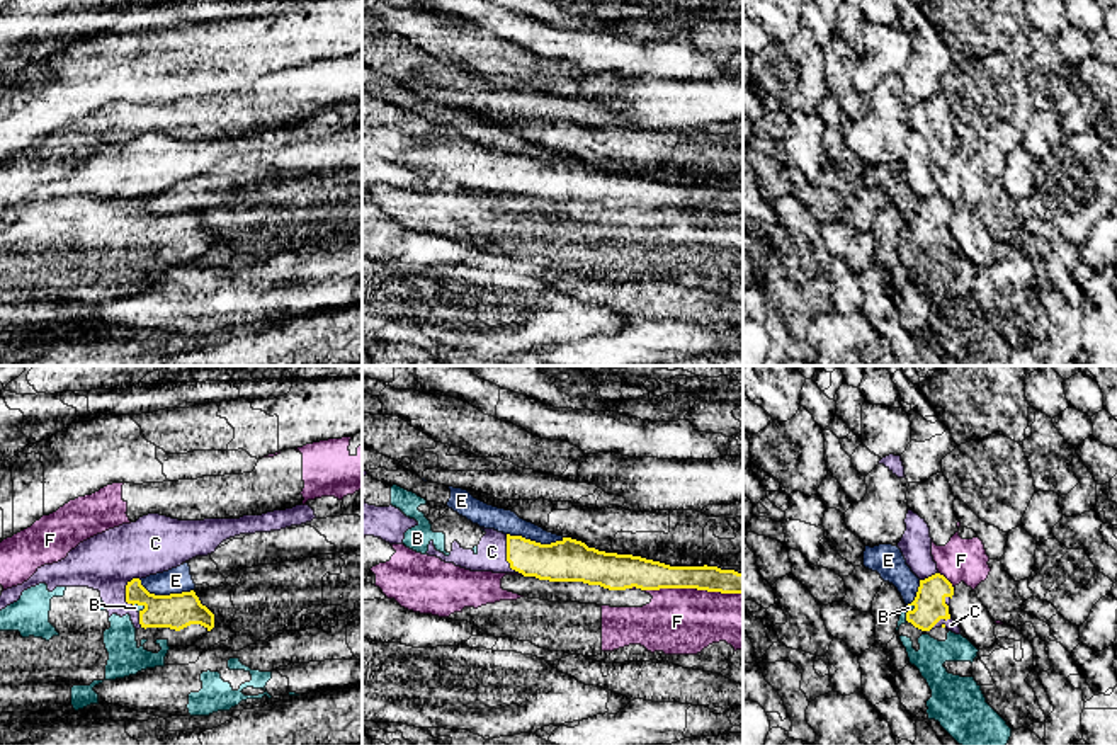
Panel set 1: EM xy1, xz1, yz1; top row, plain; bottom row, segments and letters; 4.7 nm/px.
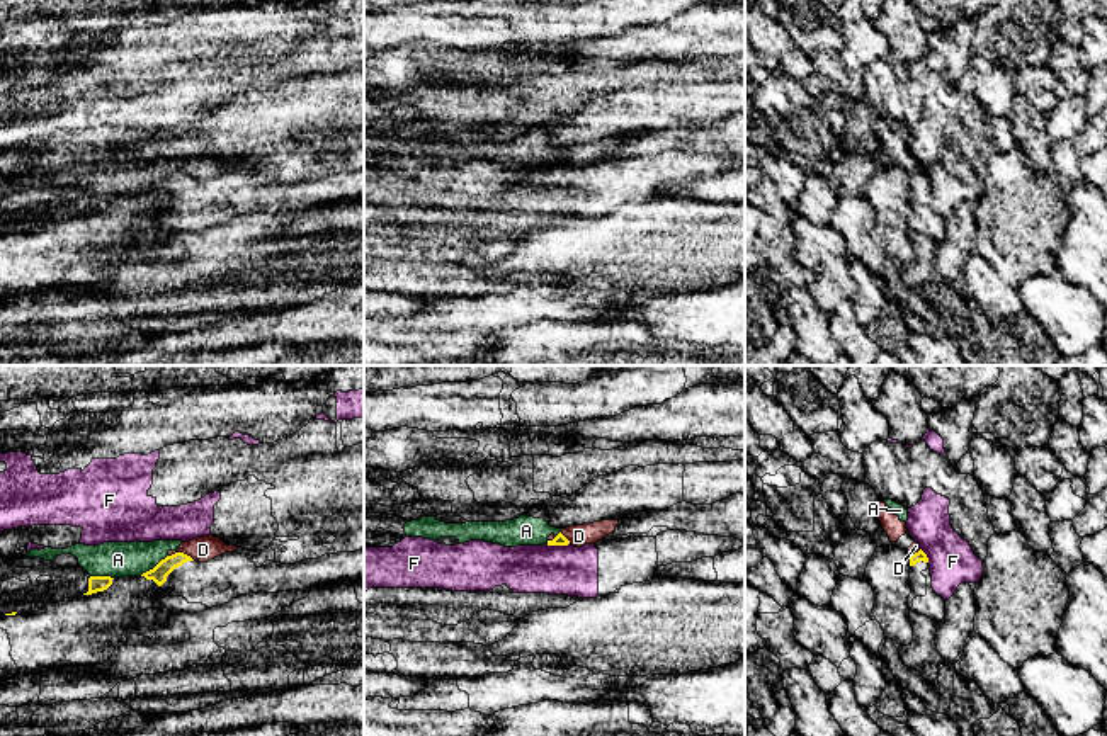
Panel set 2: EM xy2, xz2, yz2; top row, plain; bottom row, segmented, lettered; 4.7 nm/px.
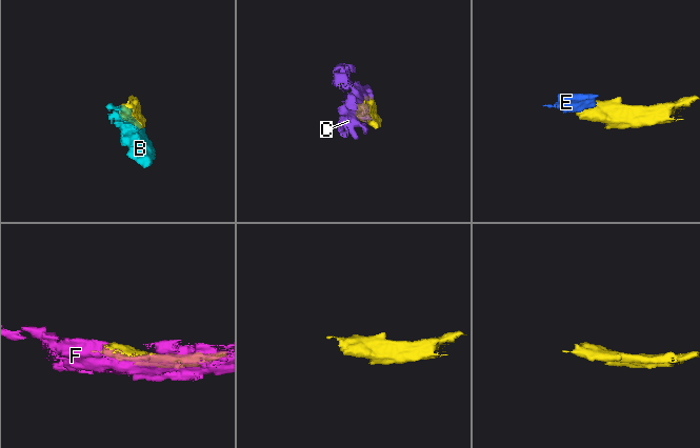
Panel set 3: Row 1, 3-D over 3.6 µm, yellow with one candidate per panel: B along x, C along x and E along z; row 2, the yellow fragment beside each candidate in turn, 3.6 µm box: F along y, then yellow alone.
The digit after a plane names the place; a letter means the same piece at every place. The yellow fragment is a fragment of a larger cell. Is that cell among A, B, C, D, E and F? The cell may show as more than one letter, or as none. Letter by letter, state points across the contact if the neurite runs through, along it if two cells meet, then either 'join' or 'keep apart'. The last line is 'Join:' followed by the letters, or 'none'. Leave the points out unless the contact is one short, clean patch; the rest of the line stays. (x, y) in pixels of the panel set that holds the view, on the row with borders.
A: border xy2 (167, 554), (140, 575); keep apart
B: keep apart
C: join
D: border xy2 (169, 554), (186, 553), (194, 560); keep apart
E: border xz1 (507, 533), (541, 543), (563, 540); keep apart
F: keep apart
Join: C

